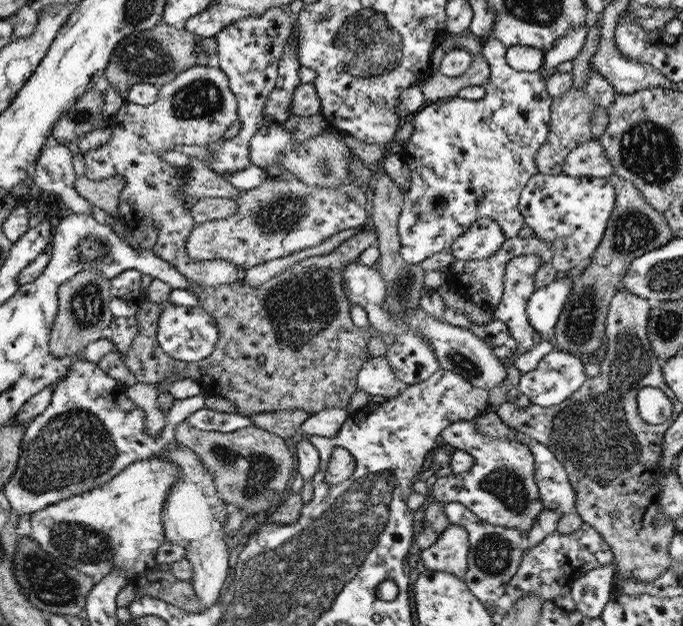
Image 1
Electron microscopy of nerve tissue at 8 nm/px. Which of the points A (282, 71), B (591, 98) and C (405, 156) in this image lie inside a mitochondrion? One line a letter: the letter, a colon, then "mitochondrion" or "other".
A: other
B: other
C: other

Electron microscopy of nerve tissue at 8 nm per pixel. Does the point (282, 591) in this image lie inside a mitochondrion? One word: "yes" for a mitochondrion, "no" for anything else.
yes

